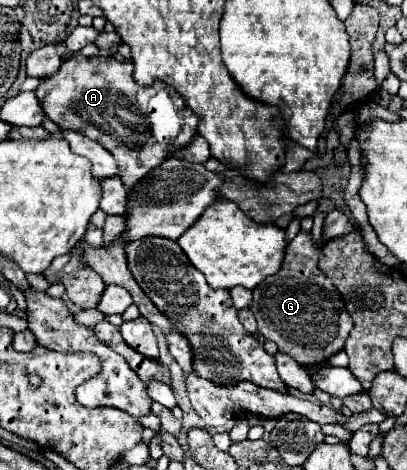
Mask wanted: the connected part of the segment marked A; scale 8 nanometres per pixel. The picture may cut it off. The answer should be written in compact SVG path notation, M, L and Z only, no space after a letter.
M73 54L69 60L65 60L63 64L61 64L61 68L59 68L59 72L57 74L53 74L53 76L49 76L49 78L45 78L45 82L35 90L35 94L37 94L37 98L43 102L43 108L45 108L45 114L47 114L47 118L51 118L53 122L57 122L59 126L61 126L61 130L65 130L65 128L71 128L71 130L81 130L87 138L91 138L91 140L95 140L95 142L99 142L105 150L109 150L111 154L113 154L113 158L117 160L117 164L119 164L119 170L121 170L121 174L119 174L119 178L121 178L121 182L125 184L125 188L133 188L133 182L139 182L145 174L149 174L149 170L153 170L153 168L157 168L167 156L171 156L171 154L175 154L177 150L181 150L181 148L185 148L187 144L189 144L189 140L193 140L195 136L197 136L197 126L199 126L199 118L197 118L197 114L193 114L187 106L185 106L185 100L171 88L171 86L165 86L165 82L153 82L151 86L139 86L135 80L133 80L133 62L117 62L117 60L113 60L111 56L109 58L101 58L101 56L95 56L95 58L85 58L83 54Z

